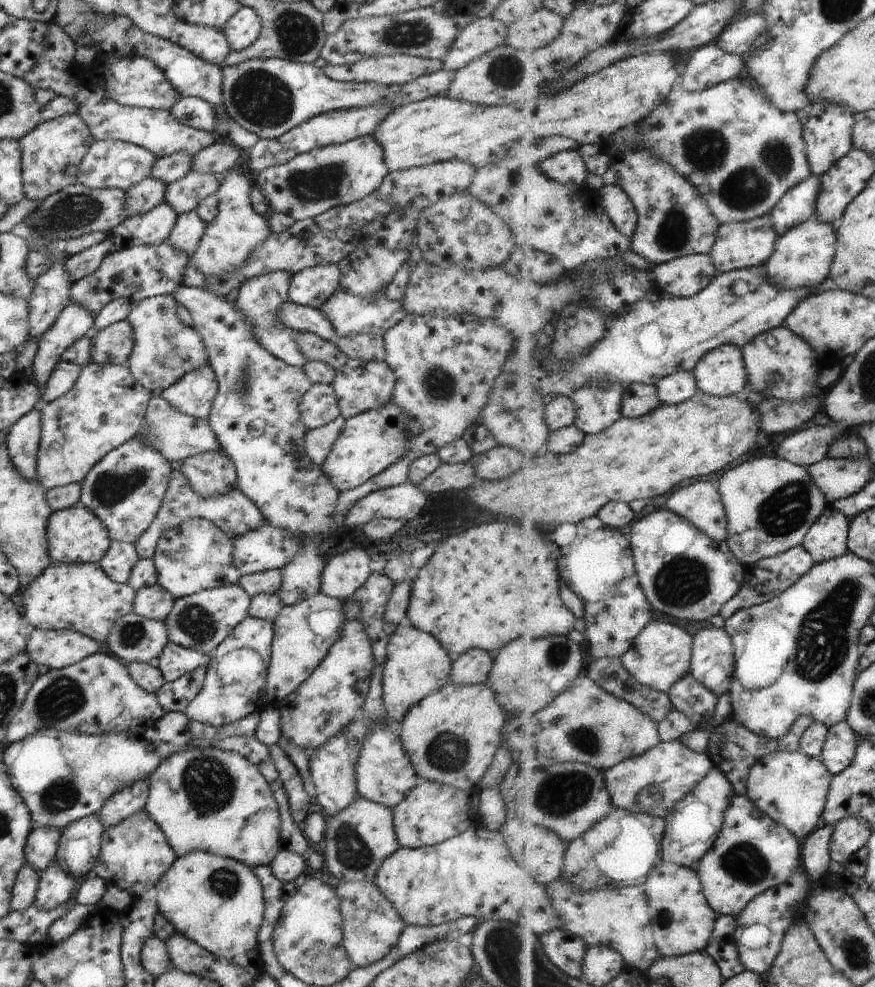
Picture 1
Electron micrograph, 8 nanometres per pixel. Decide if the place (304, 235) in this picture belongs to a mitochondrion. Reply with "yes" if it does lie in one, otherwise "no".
no

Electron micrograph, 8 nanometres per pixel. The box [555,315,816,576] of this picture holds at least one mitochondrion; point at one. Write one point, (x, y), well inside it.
(781, 513)

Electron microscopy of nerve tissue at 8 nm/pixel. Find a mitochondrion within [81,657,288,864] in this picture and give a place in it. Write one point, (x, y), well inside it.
(208, 781)

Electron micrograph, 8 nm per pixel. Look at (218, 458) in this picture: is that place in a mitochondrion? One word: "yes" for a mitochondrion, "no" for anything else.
no

